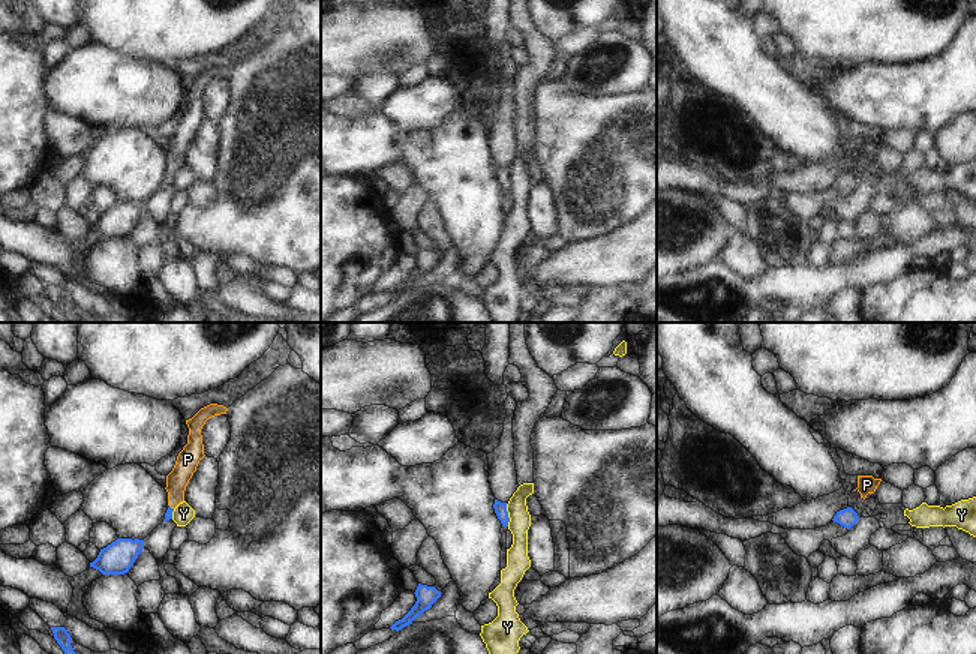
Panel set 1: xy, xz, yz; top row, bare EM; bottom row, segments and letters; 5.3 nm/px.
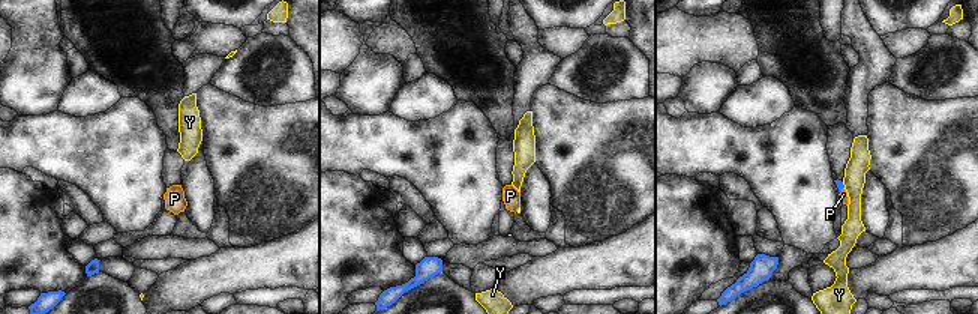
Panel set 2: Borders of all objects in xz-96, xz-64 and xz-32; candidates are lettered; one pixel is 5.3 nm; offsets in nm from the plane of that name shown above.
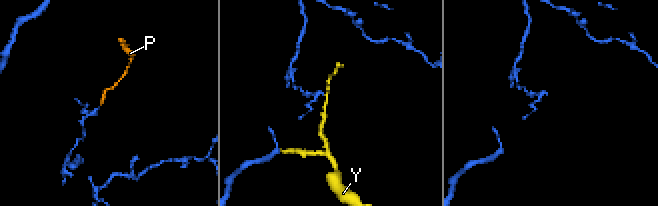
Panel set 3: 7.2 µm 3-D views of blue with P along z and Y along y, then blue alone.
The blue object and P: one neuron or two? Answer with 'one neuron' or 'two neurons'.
one neuron

